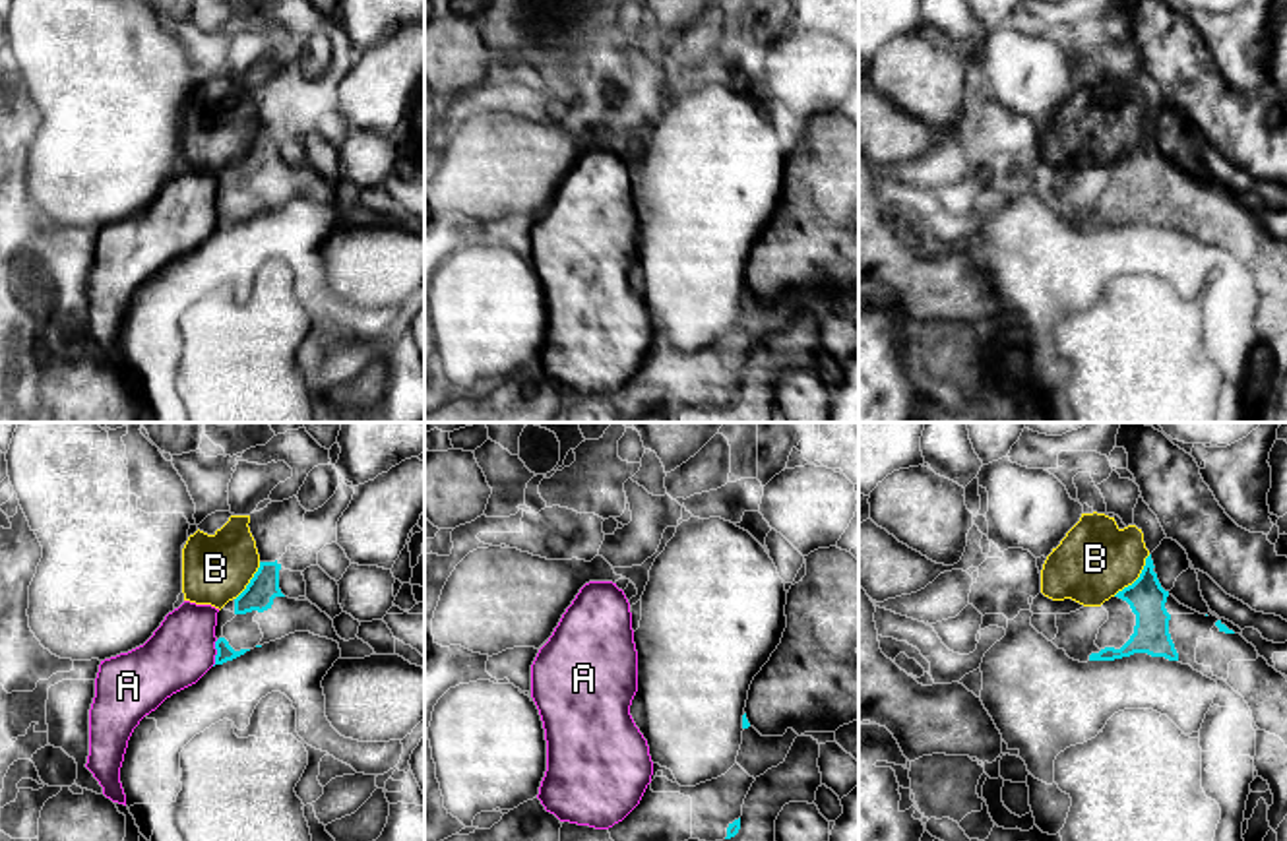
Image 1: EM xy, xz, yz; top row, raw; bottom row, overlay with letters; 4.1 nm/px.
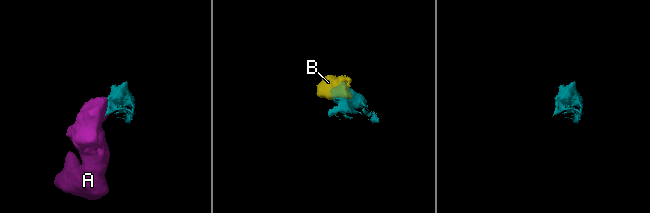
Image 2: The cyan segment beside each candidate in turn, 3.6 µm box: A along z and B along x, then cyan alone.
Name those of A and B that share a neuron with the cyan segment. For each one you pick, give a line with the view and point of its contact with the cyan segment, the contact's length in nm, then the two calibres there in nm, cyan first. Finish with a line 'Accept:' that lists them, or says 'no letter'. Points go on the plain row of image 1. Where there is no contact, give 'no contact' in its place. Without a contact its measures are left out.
Accept: no letter

